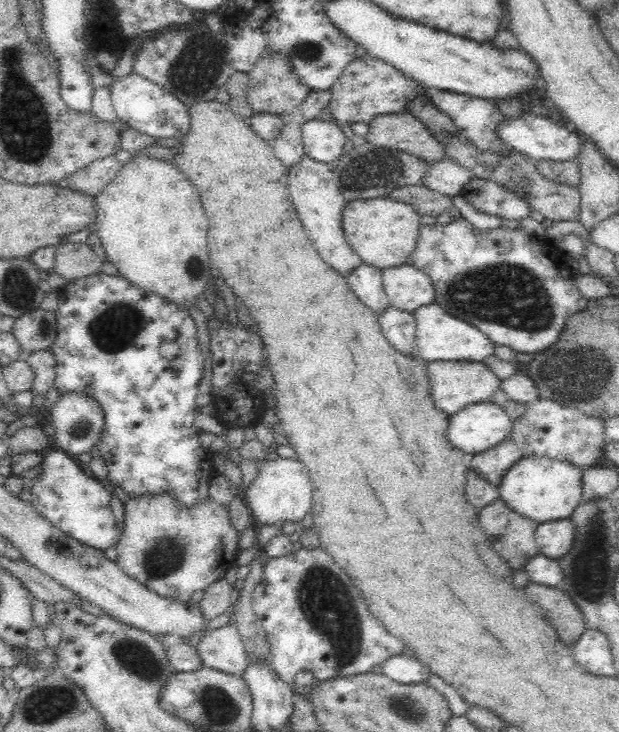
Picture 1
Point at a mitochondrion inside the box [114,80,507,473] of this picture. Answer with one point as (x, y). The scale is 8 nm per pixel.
(374, 169)

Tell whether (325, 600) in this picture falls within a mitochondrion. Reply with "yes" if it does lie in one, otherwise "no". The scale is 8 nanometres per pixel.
yes

